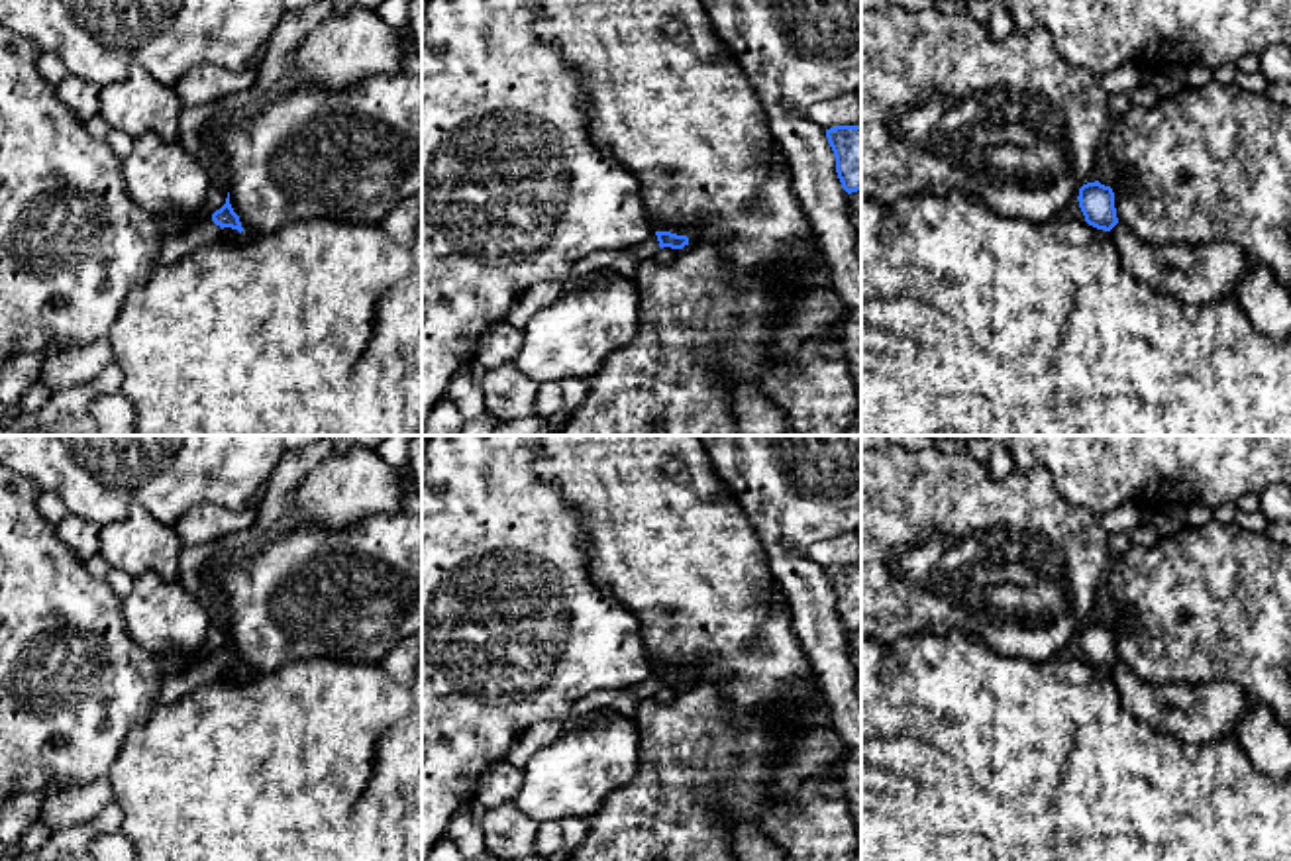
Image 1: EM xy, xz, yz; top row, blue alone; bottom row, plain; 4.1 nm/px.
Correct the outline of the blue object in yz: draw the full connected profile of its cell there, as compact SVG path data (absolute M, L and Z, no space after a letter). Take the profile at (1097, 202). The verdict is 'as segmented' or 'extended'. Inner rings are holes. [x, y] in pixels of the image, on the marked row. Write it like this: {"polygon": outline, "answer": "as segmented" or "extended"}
{"polygon": "M1099 180L1087 182L1079 188L1079 208L1085 222L1097 229L1110 231L1116 224L1114 192Z", "answer": "as segmented"}

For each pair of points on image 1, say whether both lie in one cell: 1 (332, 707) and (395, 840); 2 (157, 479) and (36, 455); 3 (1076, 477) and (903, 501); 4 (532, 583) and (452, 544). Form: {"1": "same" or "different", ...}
{"1": "different", "2": "same", "3": "different", "4": "same"}

